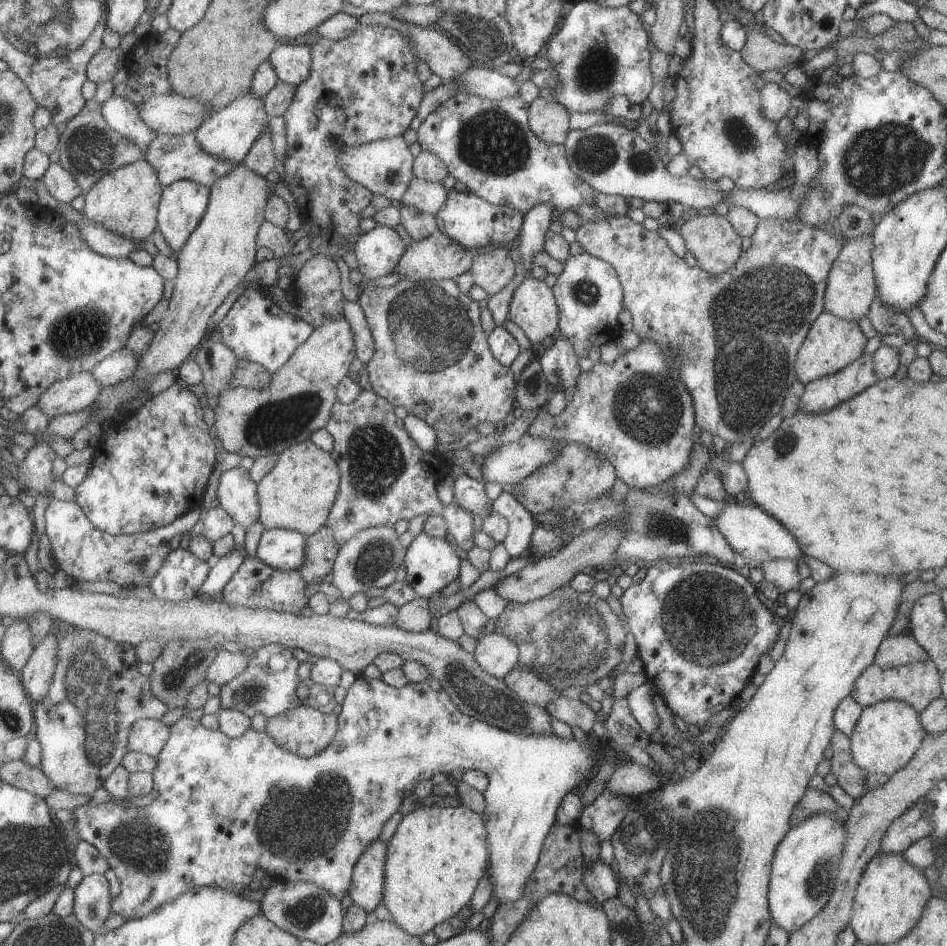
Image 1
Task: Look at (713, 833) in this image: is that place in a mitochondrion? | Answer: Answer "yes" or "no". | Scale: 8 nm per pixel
yes

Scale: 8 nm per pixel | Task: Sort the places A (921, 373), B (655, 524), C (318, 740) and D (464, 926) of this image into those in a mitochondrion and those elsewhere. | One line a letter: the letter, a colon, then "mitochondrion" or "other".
A: other
B: mitochondrion
C: other
D: other

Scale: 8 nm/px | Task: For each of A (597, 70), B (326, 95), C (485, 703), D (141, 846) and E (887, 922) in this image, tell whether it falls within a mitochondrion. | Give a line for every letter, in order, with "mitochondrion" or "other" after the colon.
A: mitochondrion
B: other
C: mitochondrion
D: mitochondrion
E: other

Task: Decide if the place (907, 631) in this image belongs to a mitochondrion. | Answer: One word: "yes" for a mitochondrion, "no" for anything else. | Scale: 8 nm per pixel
no

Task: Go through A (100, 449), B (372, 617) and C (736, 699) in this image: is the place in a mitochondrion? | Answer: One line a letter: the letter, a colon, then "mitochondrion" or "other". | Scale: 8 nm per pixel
A: other
B: other
C: other

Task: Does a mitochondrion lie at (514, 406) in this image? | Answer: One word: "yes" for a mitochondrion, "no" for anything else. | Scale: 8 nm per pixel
no

